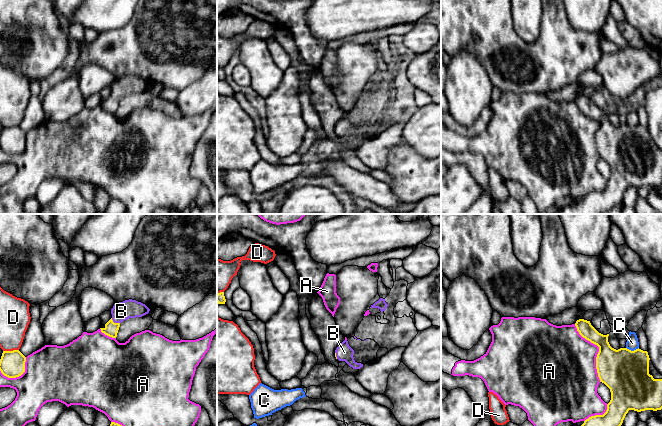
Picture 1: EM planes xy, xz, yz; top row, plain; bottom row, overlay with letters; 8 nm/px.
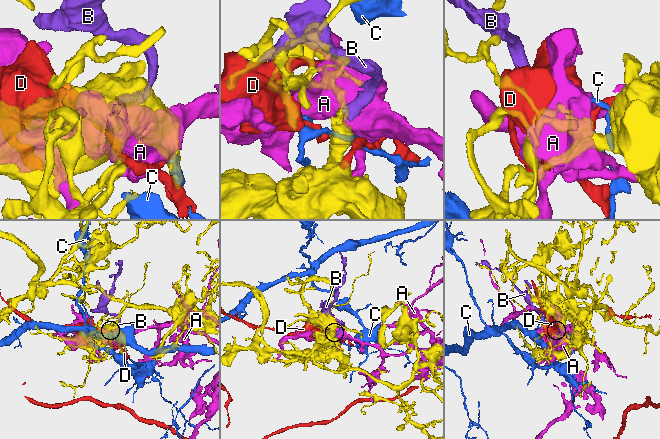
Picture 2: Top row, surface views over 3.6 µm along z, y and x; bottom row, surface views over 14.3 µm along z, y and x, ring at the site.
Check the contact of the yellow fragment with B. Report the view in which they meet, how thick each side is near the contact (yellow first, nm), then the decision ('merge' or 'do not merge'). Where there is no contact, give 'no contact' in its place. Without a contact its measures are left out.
xy | 110/150 nm | merge

